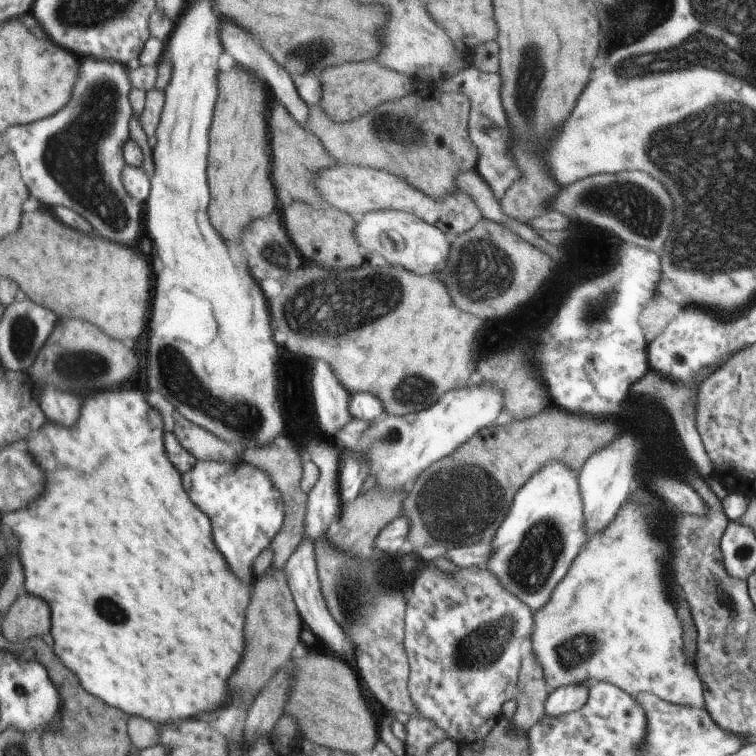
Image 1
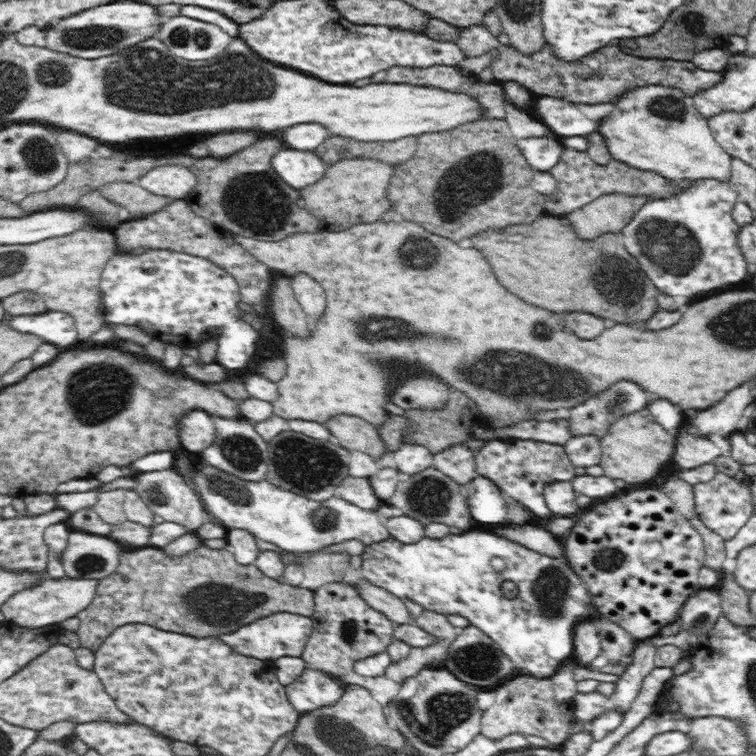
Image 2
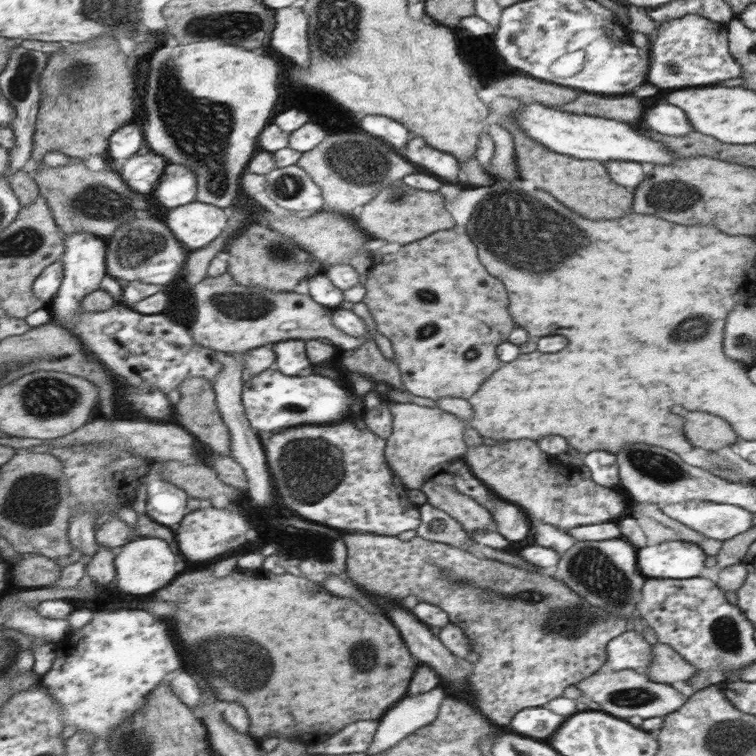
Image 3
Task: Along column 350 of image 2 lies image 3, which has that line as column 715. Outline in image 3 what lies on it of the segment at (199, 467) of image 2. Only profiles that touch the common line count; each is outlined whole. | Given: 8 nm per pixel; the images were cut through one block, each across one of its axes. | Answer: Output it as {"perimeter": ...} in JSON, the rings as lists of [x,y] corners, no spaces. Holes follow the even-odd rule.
{"perimeter":[[[691,500],[672,504],[672,506],[662,506],[662,508],[666,516],[714,540],[728,540],[752,527],[753,513],[734,504]]]}

